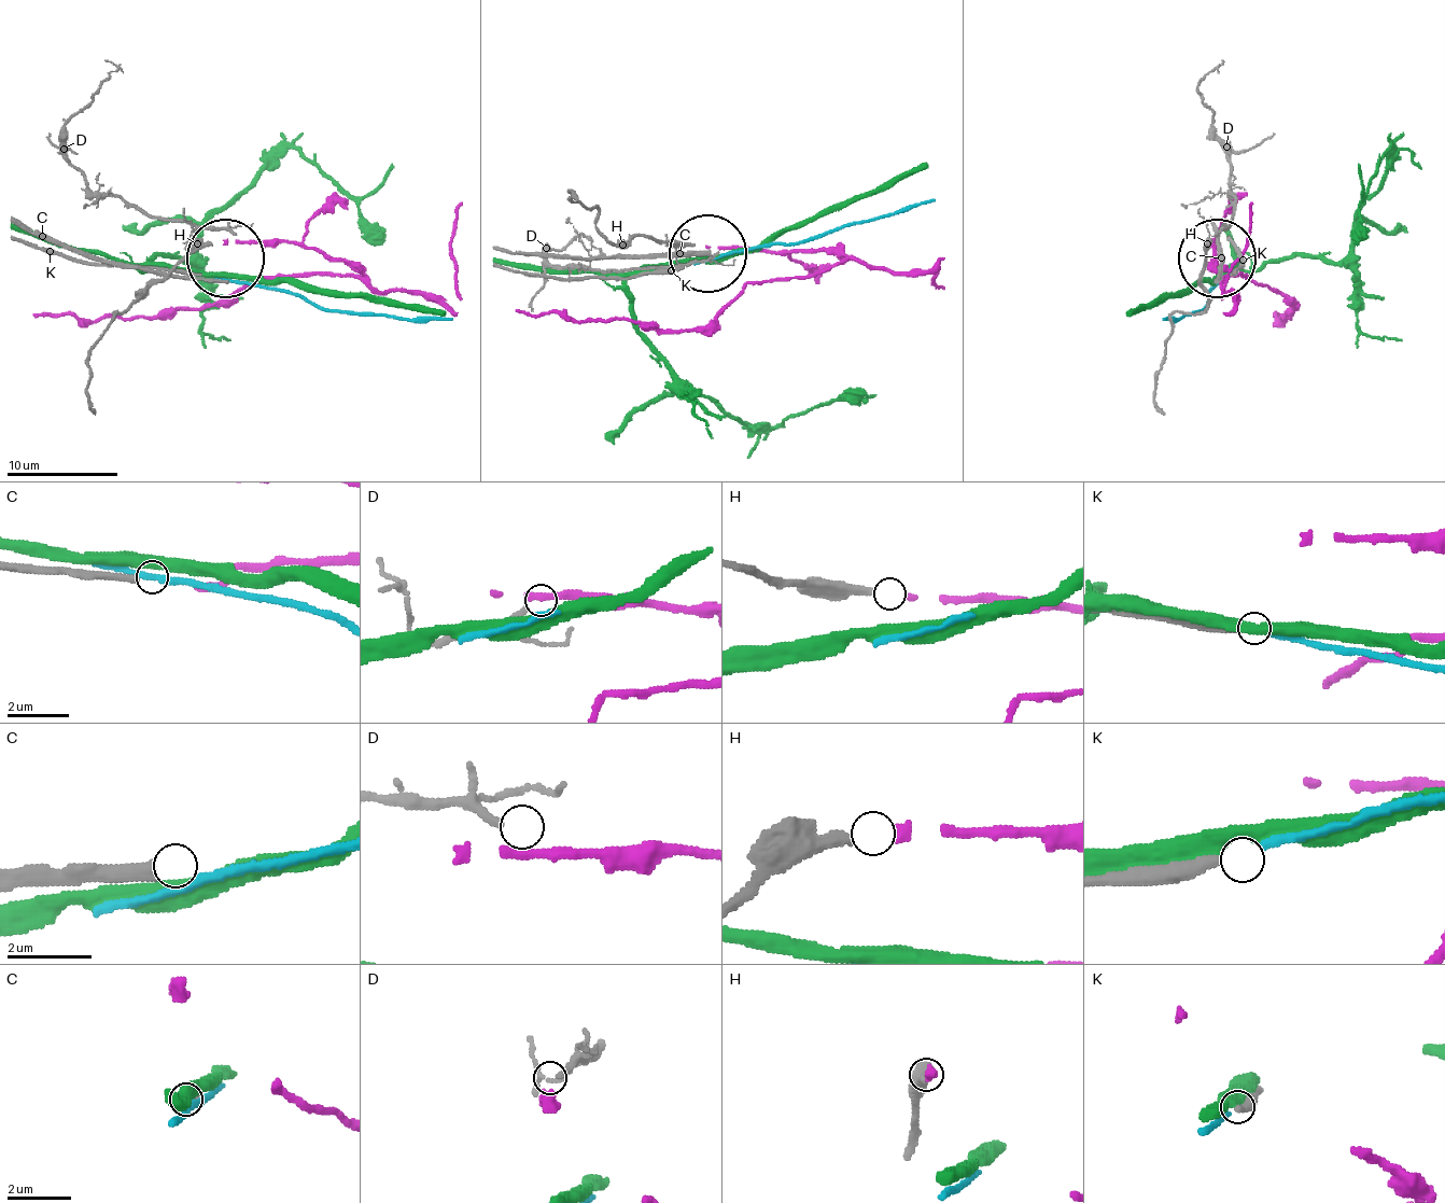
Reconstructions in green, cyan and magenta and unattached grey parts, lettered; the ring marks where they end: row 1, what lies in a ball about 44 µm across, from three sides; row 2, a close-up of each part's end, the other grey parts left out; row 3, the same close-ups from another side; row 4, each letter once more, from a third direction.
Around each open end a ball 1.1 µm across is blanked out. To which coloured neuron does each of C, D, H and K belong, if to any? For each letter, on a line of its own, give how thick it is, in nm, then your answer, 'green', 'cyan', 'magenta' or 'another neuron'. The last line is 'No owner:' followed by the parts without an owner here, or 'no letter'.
C: 300 nm | another neuron
D: 200 nm | another neuron
H: 280 nm | magenta
K: 280 nm | cyan
No owner: C, D

